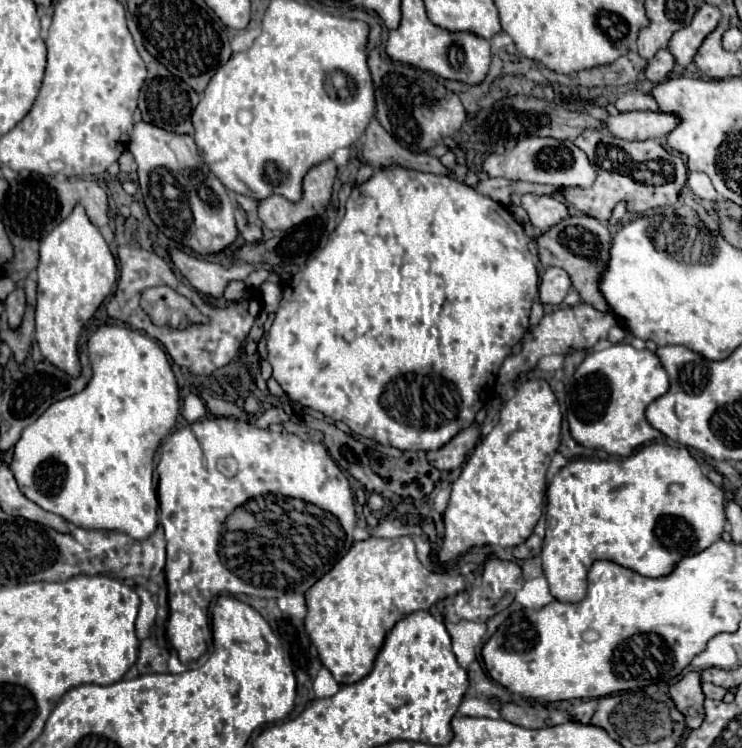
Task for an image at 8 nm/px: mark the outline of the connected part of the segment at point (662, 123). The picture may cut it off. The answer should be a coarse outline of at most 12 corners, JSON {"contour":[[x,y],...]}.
{"contour":[[630,111],[606,119],[620,139],[658,139],[680,117],[664,111]]}

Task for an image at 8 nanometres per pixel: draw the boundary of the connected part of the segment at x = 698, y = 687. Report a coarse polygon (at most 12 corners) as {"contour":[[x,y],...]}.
{"contour":[[698,671],[670,687],[670,697],[698,729],[704,721],[704,693]]}

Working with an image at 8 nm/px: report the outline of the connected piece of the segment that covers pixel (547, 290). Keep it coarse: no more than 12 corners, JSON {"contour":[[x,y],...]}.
{"contour":[[548,267],[540,281],[540,301],[560,305],[572,289],[560,267]]}

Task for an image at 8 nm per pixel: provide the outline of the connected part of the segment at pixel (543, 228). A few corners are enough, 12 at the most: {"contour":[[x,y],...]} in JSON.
{"contour":[[522,195],[530,223],[550,231],[570,211],[548,195]]}

